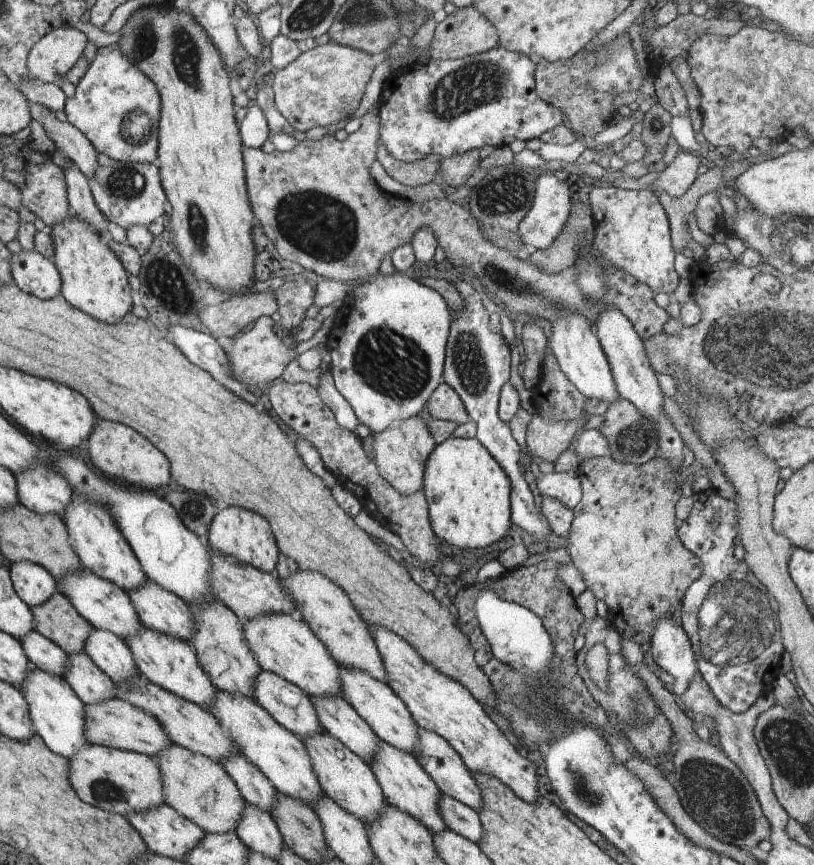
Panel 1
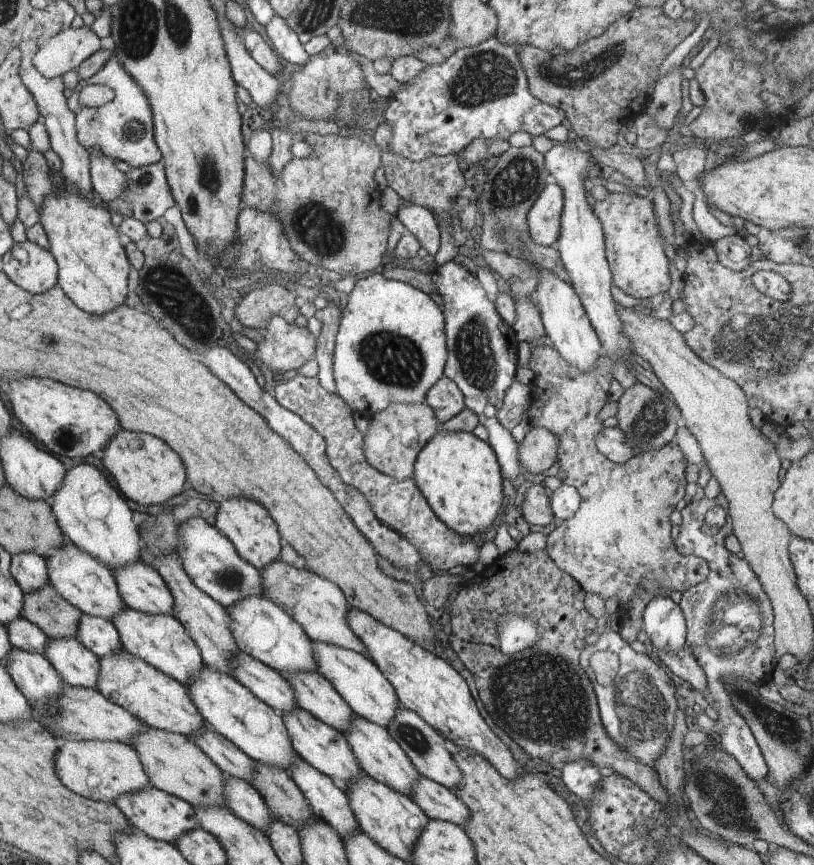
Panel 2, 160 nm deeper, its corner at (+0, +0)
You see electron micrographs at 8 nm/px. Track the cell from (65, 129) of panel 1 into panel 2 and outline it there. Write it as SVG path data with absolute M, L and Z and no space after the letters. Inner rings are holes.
M91 156L91 180L93 189L104 201L118 199L128 188L126 173L116 168L112 159L102 156Z

